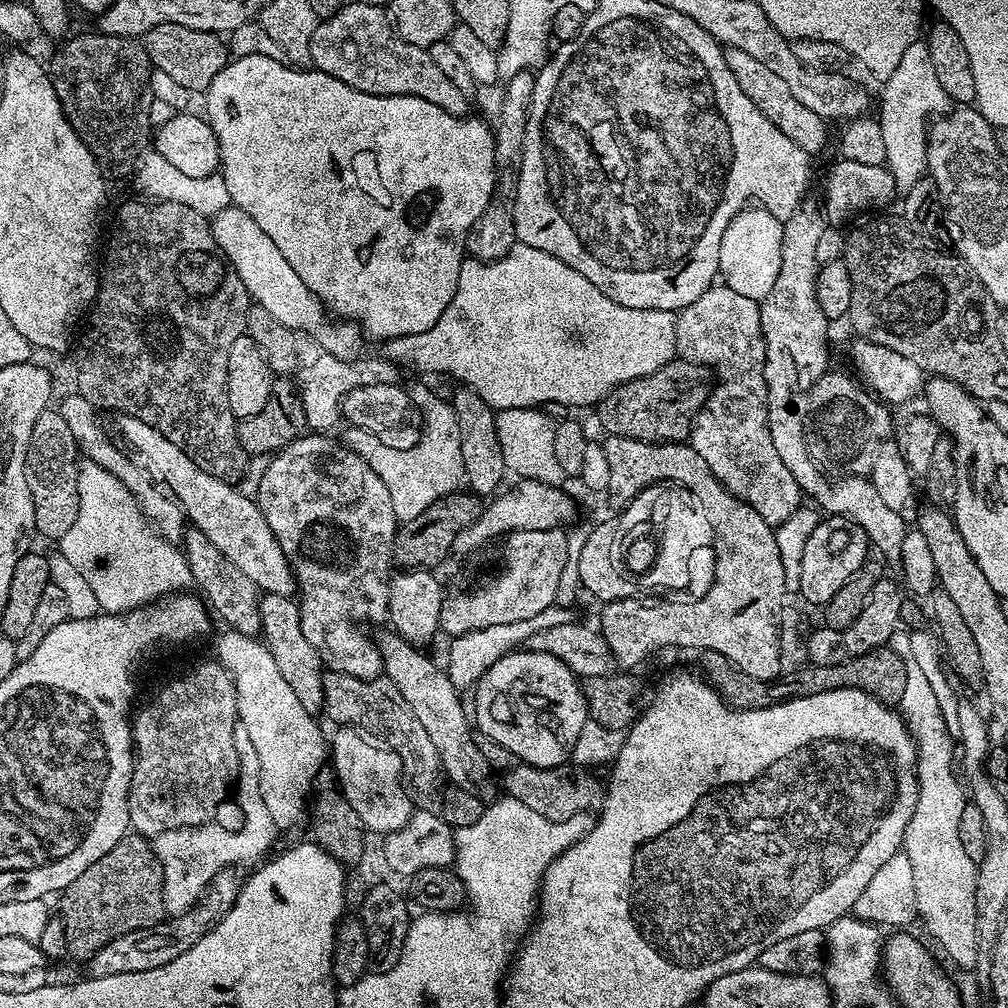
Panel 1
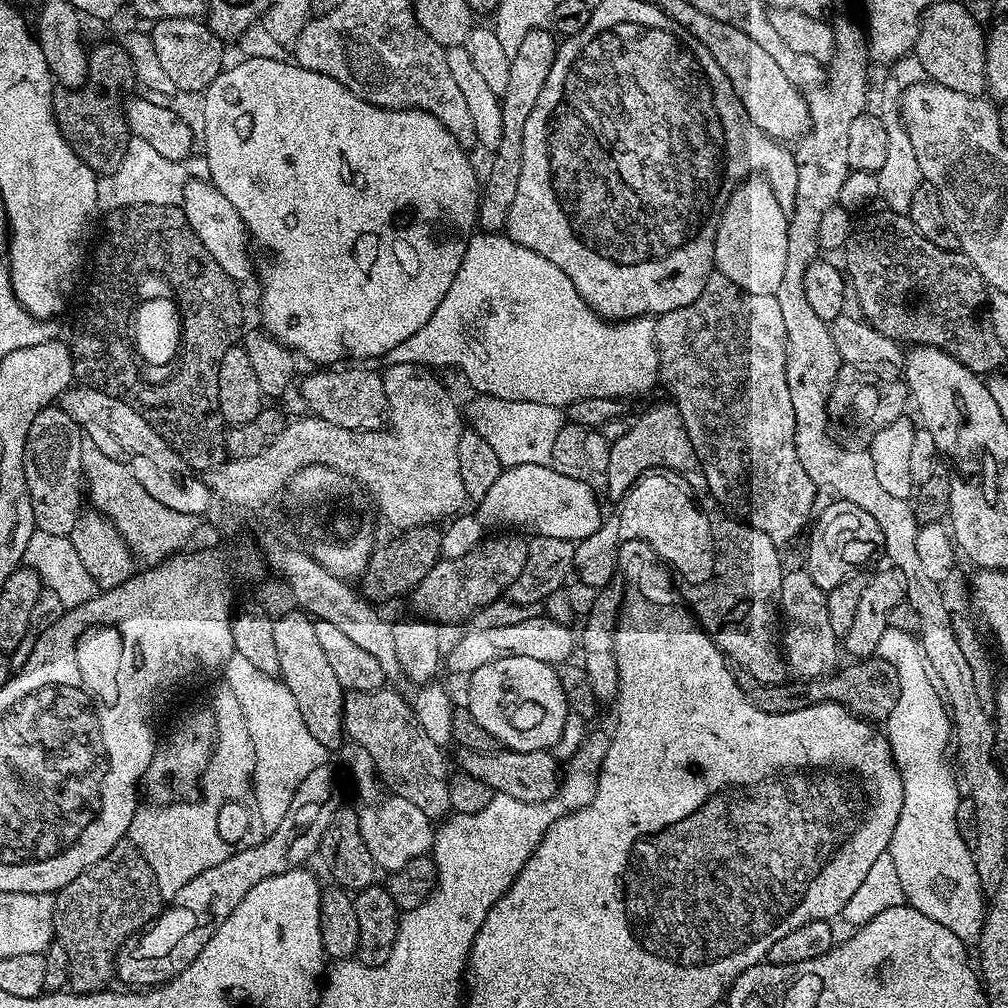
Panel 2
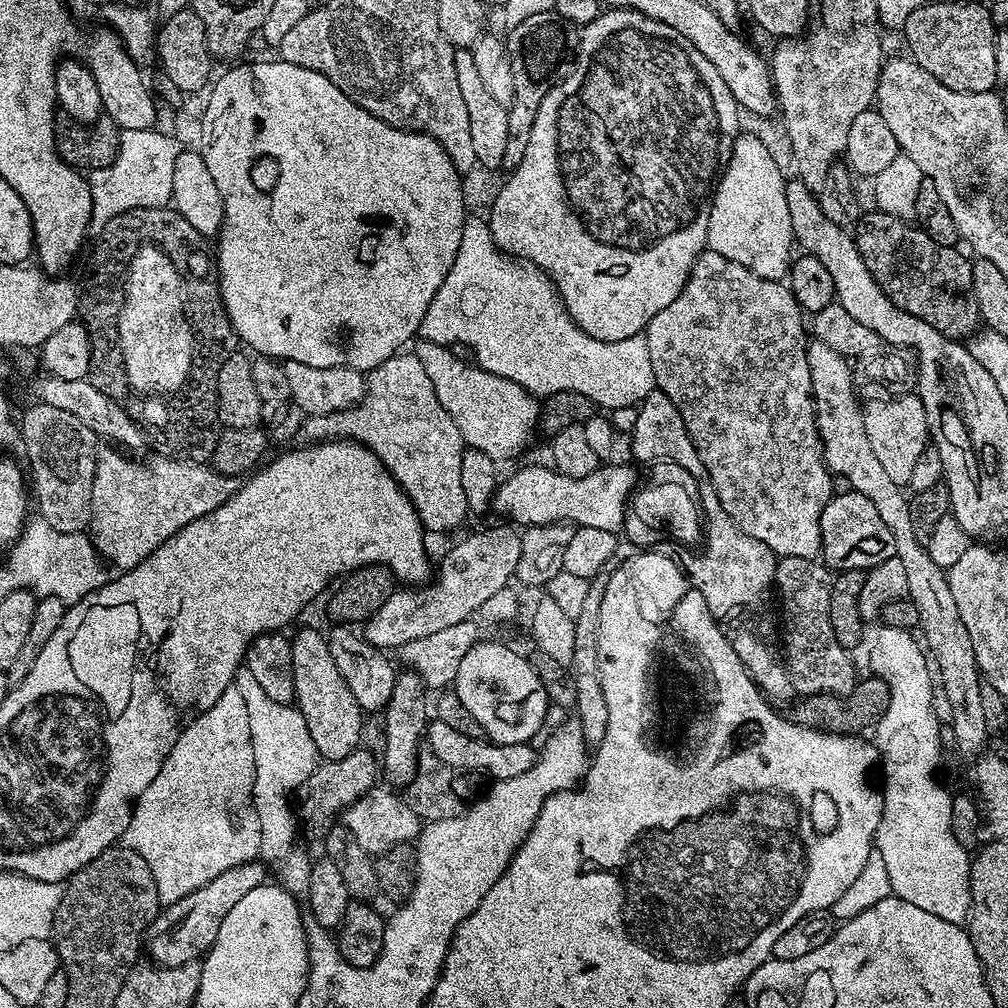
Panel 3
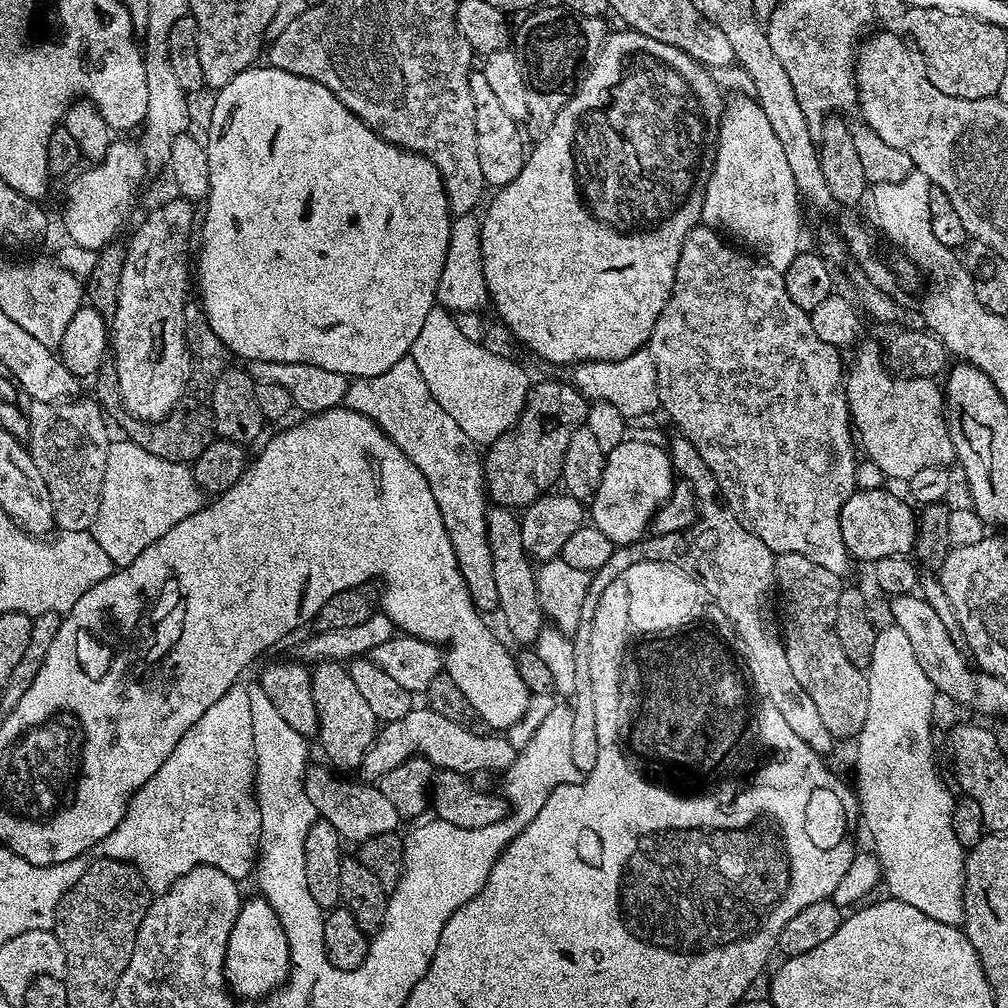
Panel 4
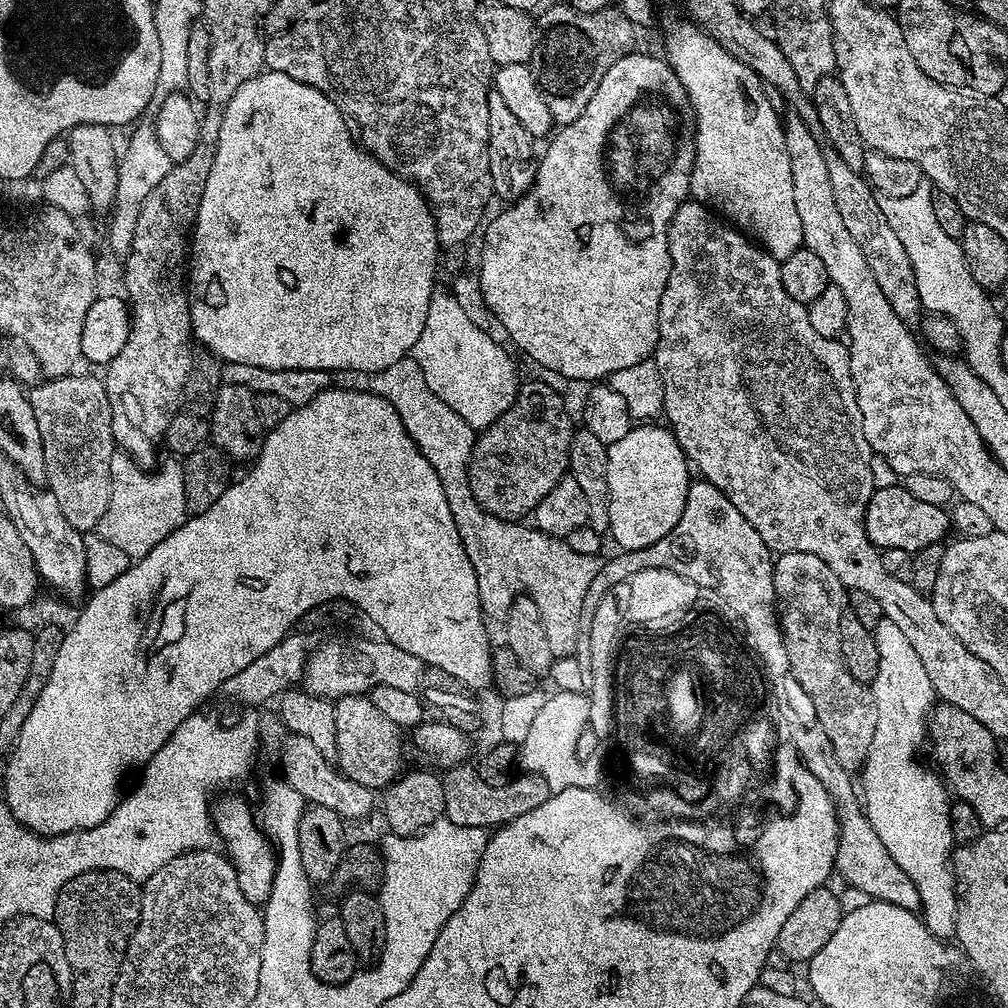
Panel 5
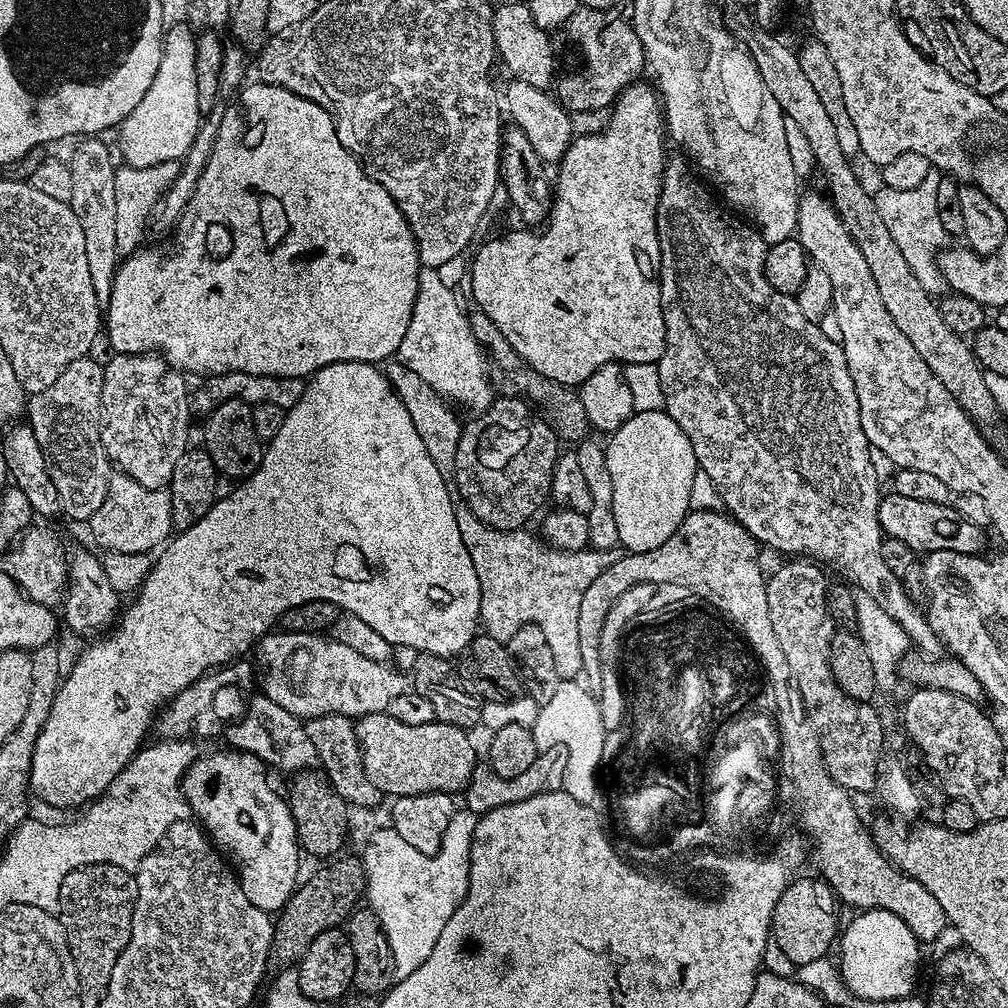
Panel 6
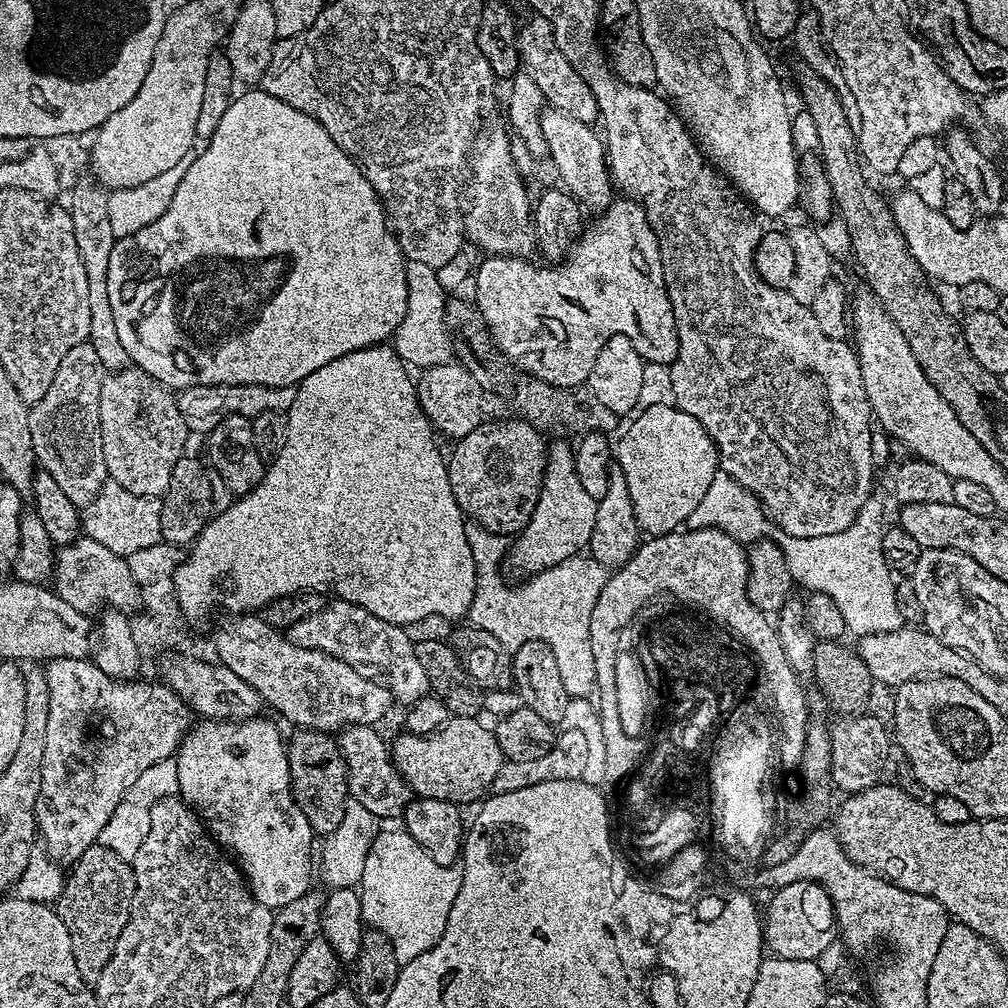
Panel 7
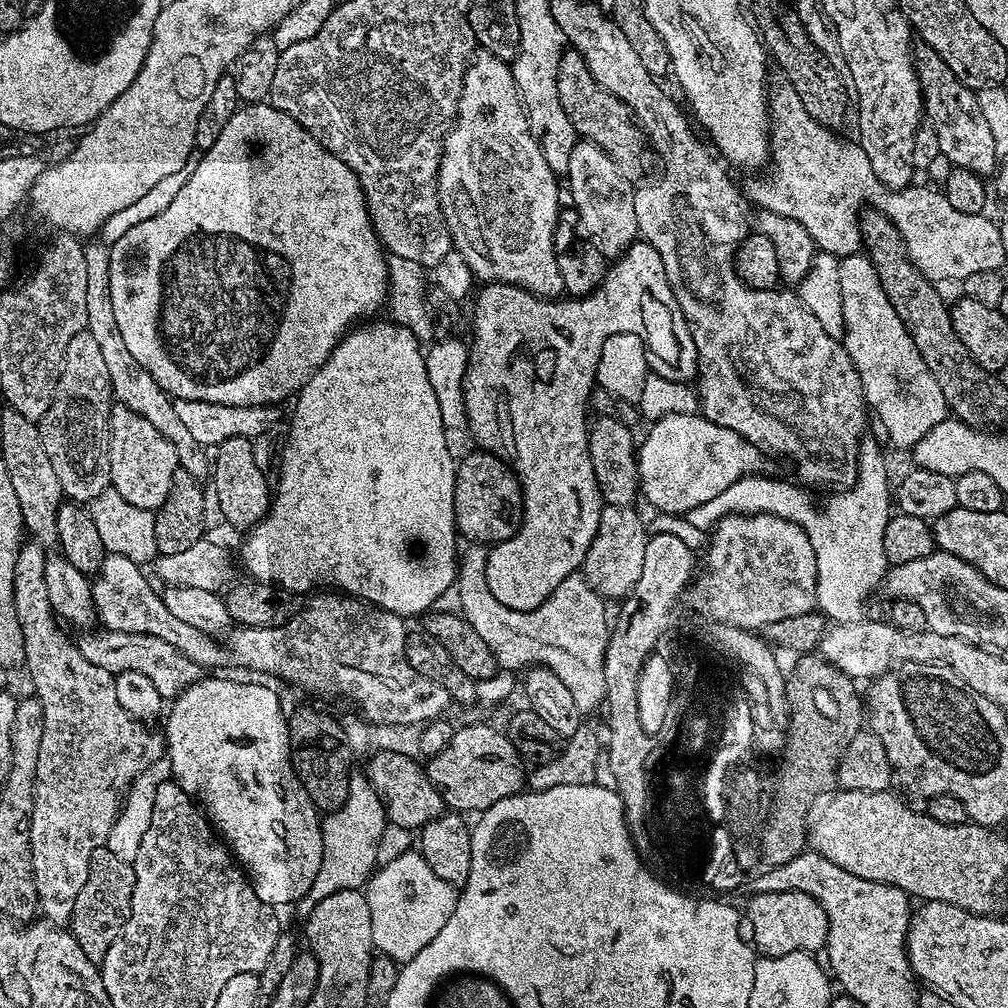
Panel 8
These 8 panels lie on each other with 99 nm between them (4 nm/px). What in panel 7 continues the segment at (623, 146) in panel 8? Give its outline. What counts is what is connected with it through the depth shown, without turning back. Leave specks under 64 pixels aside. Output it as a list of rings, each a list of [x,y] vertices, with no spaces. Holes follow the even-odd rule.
[[[539,14],[529,15],[529,20],[519,25],[518,47],[523,71],[528,72],[530,78],[537,83],[543,99],[551,107],[558,109],[562,114],[570,114],[570,118],[578,118],[578,122],[586,122],[595,125],[598,120],[596,99],[594,94],[586,86],[586,82],[570,66],[566,54],[558,50],[558,42],[554,42],[554,34],[550,30],[550,22]]]

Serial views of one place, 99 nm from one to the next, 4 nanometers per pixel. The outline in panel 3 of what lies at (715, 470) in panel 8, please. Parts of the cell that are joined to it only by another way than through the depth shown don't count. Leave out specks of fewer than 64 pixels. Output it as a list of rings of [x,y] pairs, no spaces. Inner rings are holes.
[[[605,463],[603,466],[596,468],[590,474],[586,474],[586,478],[574,478],[573,480],[568,476],[564,476],[560,472],[556,471],[551,466],[545,466],[545,468],[539,468],[538,465],[532,464],[529,468],[520,468],[513,476],[508,476],[499,481],[496,494],[492,497],[492,508],[495,511],[500,511],[502,515],[509,516],[511,523],[516,526],[535,526],[538,524],[557,524],[559,522],[567,522],[576,528],[593,528],[594,530],[610,530],[614,533],[621,531],[620,527],[625,527],[626,524],[626,505],[629,503],[630,497],[635,493],[638,487],[638,476],[636,480],[636,472],[628,464],[608,464]]]

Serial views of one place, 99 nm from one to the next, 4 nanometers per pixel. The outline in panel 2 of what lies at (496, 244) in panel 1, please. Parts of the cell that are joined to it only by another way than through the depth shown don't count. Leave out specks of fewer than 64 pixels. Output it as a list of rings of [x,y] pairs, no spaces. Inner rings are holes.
[[[547,27],[532,28],[518,46],[516,53],[512,54],[510,62],[510,86],[506,86],[503,96],[500,97],[502,106],[502,142],[494,149],[496,156],[492,160],[492,169],[488,172],[488,181],[483,181],[480,190],[480,209],[476,212],[479,227],[486,232],[500,234],[505,231],[508,222],[508,211],[514,206],[514,194],[518,194],[518,178],[522,174],[522,138],[526,130],[526,118],[530,118],[530,110],[538,102],[538,94],[542,94],[542,86],[546,86],[546,78],[550,74],[550,66],[554,66],[553,55],[558,46],[557,39],[549,32]]]

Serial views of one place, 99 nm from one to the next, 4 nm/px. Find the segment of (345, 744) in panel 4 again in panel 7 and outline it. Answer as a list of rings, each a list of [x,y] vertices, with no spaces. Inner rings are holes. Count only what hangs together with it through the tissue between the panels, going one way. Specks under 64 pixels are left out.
[[[452,716],[428,736],[403,734],[391,741],[392,762],[417,797],[467,806],[475,805],[489,795],[505,757],[496,741],[495,731],[491,727],[483,728],[480,722],[475,716]]]

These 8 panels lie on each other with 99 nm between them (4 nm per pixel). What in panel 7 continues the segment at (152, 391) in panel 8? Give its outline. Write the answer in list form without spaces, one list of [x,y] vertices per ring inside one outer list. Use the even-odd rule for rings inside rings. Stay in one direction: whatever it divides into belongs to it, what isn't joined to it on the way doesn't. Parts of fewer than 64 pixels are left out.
[[[81,178],[75,188],[71,189],[75,241],[78,242],[79,253],[83,265],[86,266],[87,286],[90,289],[90,334],[87,343],[94,346],[98,358],[102,358],[102,366],[109,373],[122,372],[129,367],[130,361],[122,341],[118,338],[118,329],[114,323],[114,313],[110,307],[110,294],[106,294],[106,273],[110,271],[110,250],[116,245],[116,235],[110,226],[110,206],[108,192],[95,179]]]

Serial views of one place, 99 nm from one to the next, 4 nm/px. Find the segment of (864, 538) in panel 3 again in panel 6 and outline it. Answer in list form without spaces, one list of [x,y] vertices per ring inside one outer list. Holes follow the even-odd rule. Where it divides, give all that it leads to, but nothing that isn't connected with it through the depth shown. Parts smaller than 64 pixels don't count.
[[[889,491],[880,501],[878,510],[880,531],[889,540],[906,542],[917,554],[950,550],[958,554],[981,555],[984,549],[985,529],[974,526],[970,518],[962,518],[952,504],[921,502],[915,498],[902,498],[902,494]]]

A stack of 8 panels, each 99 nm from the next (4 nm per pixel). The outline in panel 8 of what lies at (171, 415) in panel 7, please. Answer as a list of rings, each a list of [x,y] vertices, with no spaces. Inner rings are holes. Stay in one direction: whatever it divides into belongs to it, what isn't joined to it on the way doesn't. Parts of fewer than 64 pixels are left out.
[[[113,403],[112,405],[112,413],[108,419],[108,457],[112,479],[110,486],[118,494],[122,494],[126,502],[134,506],[142,506],[142,510],[151,512],[155,512],[162,506],[162,502],[166,502],[166,494],[170,494],[170,478],[174,478],[174,470],[178,467],[174,446],[166,437],[158,434],[158,430],[154,430],[154,426],[146,422],[146,418],[134,414],[134,410],[130,410],[124,404]]]

